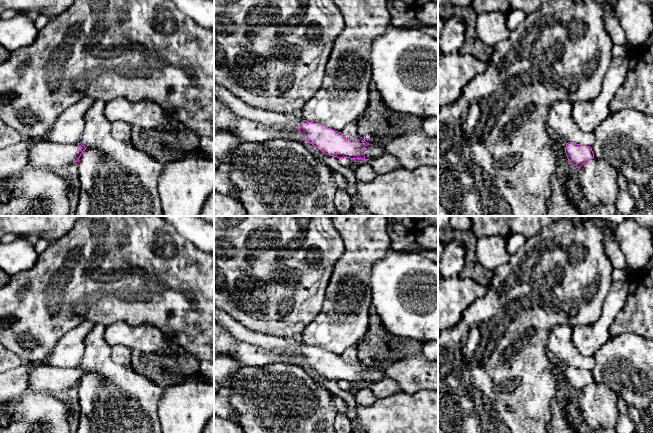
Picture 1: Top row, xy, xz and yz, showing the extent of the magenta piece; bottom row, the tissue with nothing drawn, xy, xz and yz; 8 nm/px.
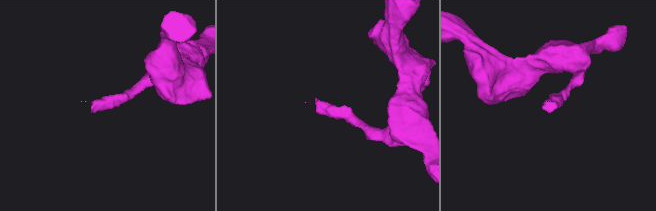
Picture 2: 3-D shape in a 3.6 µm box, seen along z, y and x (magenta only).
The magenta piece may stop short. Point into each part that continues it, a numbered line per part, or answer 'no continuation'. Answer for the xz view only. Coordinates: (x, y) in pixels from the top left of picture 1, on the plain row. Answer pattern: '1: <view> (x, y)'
1: xz (289, 347)

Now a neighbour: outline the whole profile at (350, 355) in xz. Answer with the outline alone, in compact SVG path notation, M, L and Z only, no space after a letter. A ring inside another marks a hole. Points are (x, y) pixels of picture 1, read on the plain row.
M350 347L347 348L343 354L341 355L343 360L345 360L347 363L354 363L358 360L358 351L356 347Z

